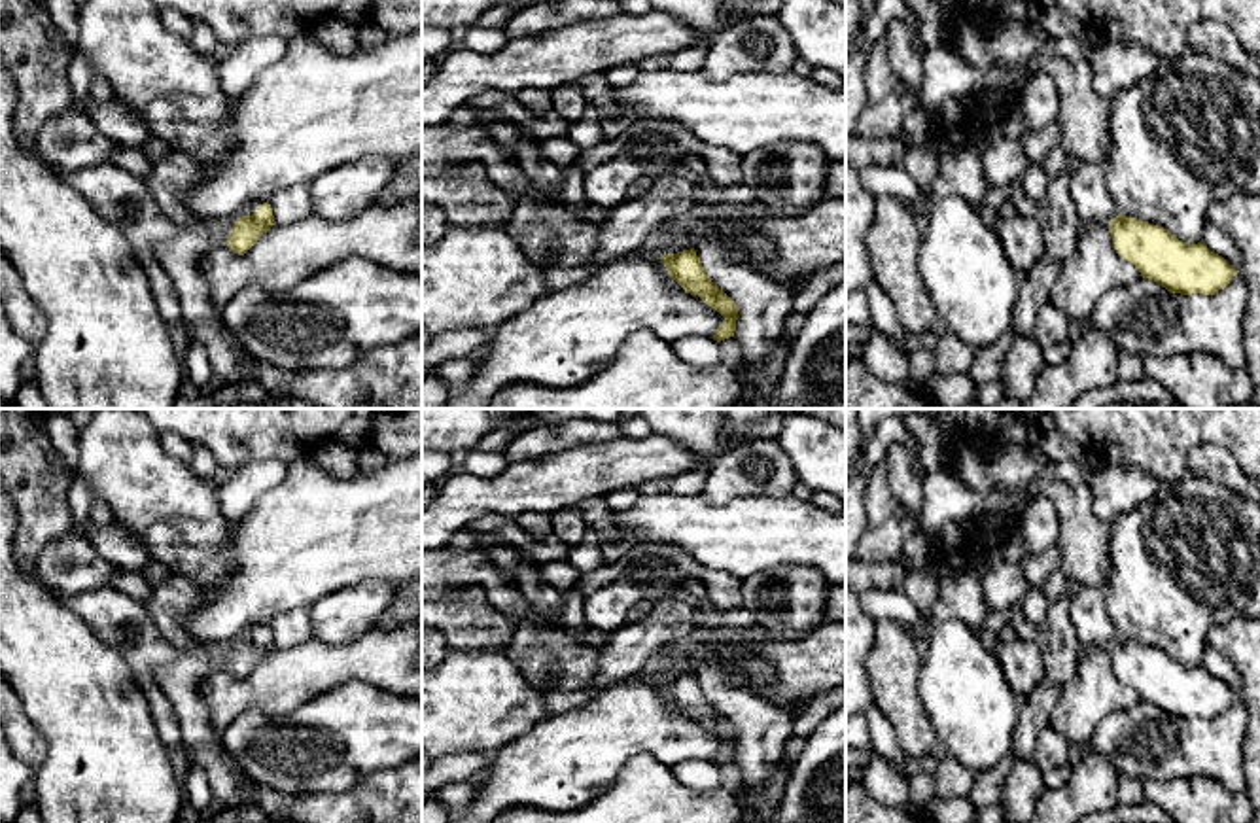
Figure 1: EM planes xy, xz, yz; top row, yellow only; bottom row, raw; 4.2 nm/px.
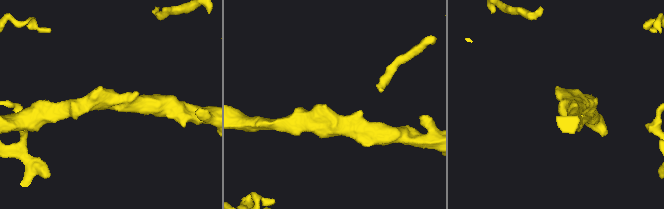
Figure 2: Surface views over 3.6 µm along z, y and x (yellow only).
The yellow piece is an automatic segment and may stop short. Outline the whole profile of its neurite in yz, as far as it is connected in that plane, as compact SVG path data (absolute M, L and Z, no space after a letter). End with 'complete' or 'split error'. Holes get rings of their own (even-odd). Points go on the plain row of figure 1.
M1073 588L1069 617L1084 647L1105 647L1116 677L1169 717L1215 719L1239 696L1203 666L1186 668L1162 649L1128 641L1105 611L1105 590Z; split error

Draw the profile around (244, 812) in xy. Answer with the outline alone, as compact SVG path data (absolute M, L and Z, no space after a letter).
M240 804L236 808L223 810L216 815L202 815L197 821L178 819L176 823L301 823L301 821L274 817L257 804Z

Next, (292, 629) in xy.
M299 607L289 613L276 615L269 628L276 647L289 649L314 639L314 626L308 607Z

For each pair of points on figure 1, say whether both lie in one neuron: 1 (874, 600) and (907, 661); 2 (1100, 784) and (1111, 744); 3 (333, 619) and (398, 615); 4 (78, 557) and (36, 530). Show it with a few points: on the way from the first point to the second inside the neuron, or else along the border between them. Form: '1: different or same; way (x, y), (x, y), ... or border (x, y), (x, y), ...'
1: different; border (878, 619), (895, 619), (907, 627)
2: different; border (1084, 752), (1103, 755), (1119, 778)
3: different; border (396, 589), (388, 608), (375, 625)
4: different; border (70, 530), (55, 538), (40, 553), (34, 574)

